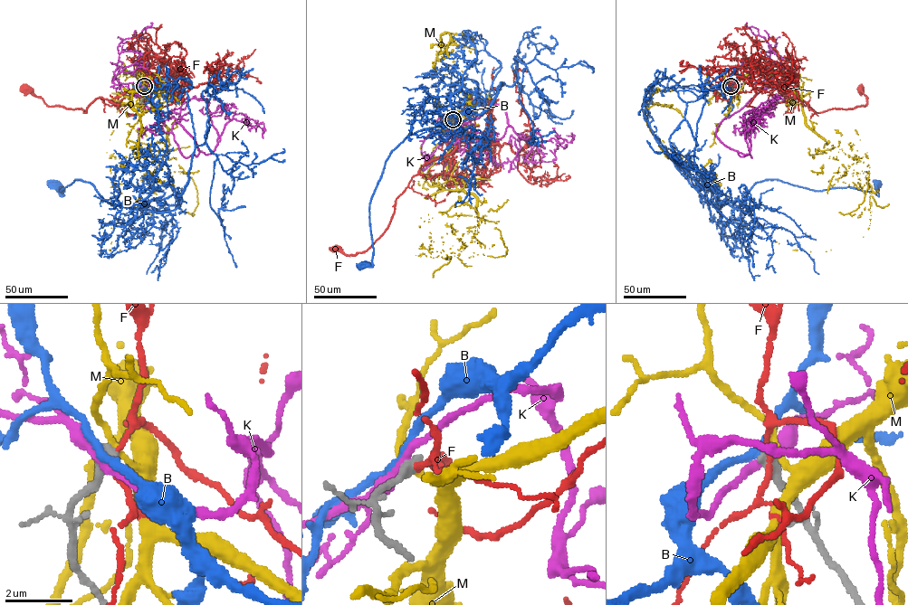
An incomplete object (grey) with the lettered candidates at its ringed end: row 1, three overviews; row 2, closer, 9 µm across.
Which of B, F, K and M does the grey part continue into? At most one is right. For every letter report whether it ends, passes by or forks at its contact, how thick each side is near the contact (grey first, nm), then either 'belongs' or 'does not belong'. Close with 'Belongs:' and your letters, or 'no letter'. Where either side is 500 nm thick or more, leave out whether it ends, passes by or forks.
B: it passes by; 440 nm thick on the grey side, 240 nm on the other; does not belong
F: it passes by; 440 nm thick on the grey side, 130 nm on the other; does not belong
K: it passes by; 440 nm thick on the grey side, 280 nm on the other; does not belong
M: it passes by; 440 nm thick on the grey side, 180 nm on the other; does not belong
Belongs: no letter

